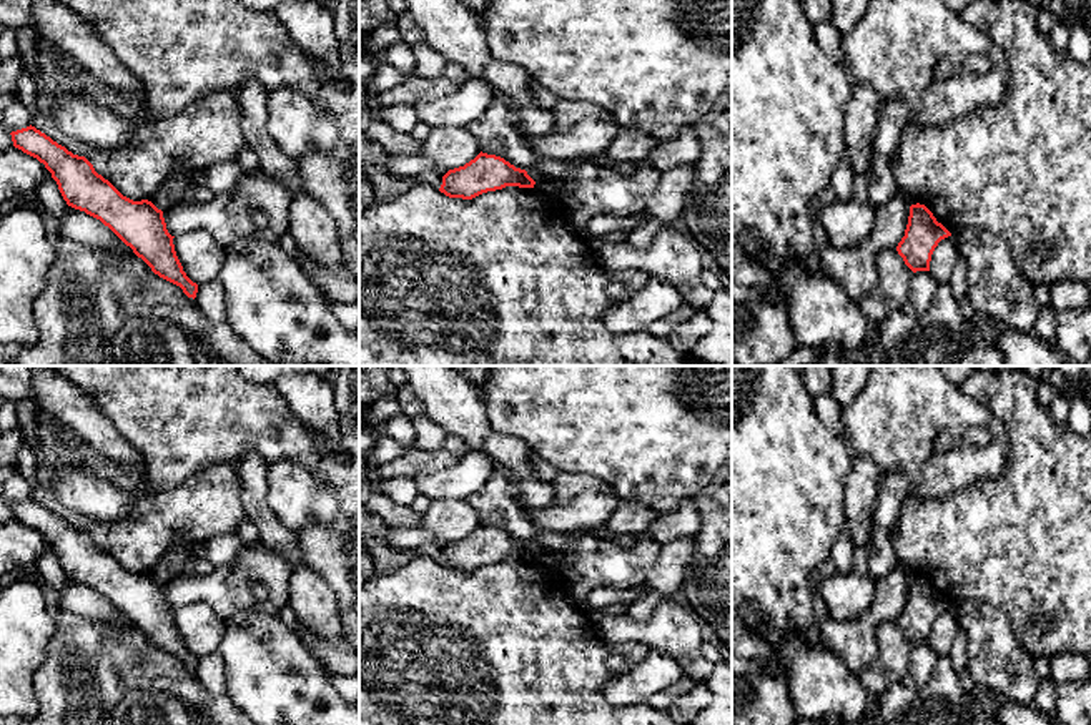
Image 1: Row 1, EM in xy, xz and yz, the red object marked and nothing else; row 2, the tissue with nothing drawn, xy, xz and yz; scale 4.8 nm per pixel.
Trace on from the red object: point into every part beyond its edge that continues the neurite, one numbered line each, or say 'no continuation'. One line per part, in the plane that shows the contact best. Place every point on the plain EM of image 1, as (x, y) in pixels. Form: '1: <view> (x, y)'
no continuation

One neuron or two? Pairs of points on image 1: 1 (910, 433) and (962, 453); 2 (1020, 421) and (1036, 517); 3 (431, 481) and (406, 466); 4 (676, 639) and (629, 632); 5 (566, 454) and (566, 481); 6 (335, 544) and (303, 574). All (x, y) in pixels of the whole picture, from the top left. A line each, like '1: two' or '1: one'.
1: one
2: one
3: two
4: one
5: two
6: two

